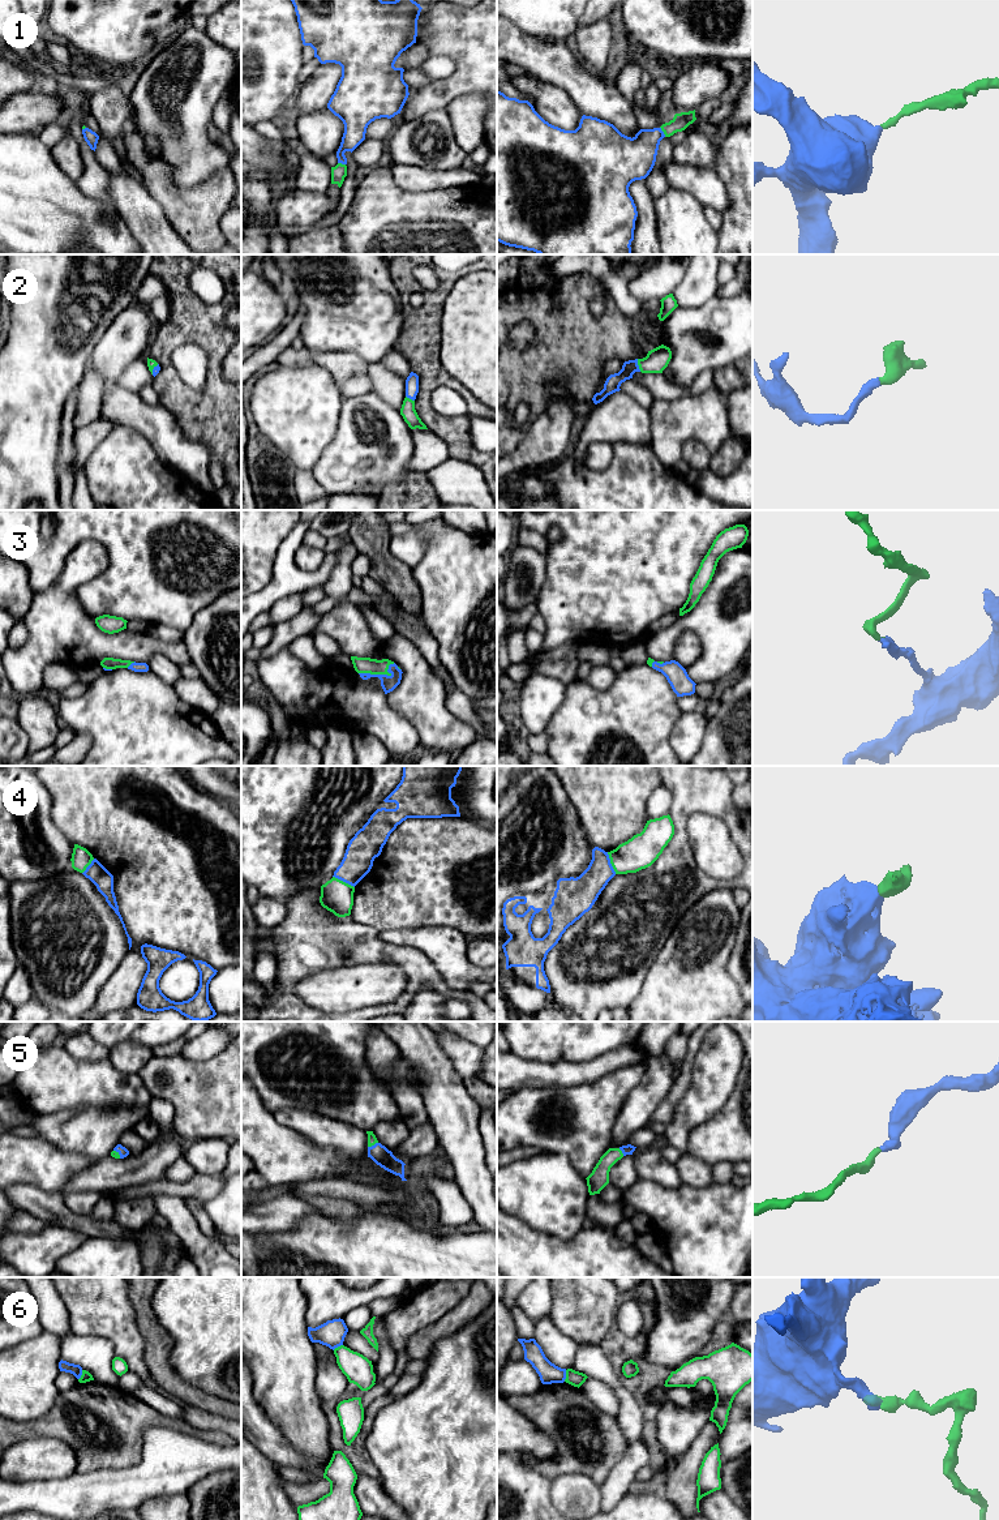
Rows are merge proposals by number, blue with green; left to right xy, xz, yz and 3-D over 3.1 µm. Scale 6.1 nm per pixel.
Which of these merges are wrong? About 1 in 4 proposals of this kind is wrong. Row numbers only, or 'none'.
4, 6

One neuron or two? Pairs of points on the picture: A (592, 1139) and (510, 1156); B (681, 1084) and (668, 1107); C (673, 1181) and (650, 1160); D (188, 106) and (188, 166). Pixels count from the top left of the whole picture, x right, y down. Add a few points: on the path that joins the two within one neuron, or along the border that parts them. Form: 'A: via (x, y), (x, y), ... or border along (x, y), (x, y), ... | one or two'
A: border along (510, 1150), (518, 1146), (535, 1146), (541, 1151) | two
B: via (678, 1090), (670, 1101) | one
C: via (668, 1176), (655, 1165) | one
D: via (188, 120), (188, 152) | one

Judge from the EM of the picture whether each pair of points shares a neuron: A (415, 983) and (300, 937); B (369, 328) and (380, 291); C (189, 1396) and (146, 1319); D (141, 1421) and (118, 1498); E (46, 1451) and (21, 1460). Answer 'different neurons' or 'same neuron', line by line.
A: same neuron
B: same neuron
C: same neuron
D: different neurons
E: same neuron

